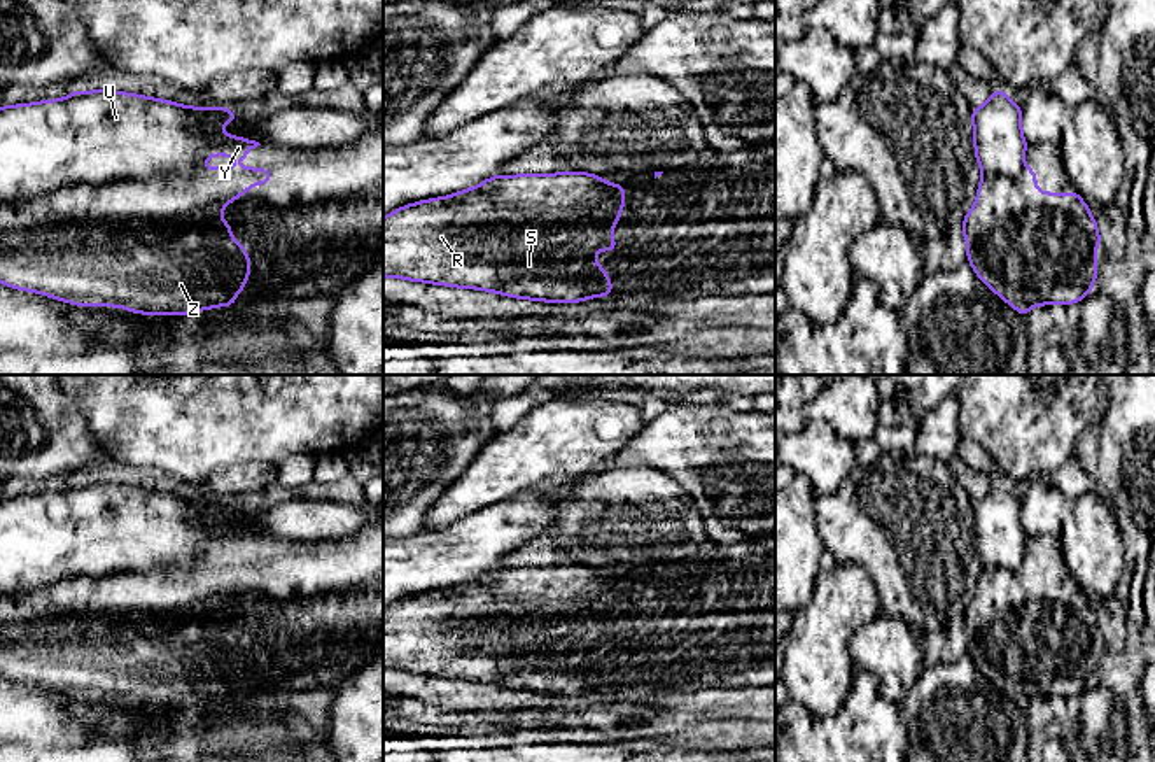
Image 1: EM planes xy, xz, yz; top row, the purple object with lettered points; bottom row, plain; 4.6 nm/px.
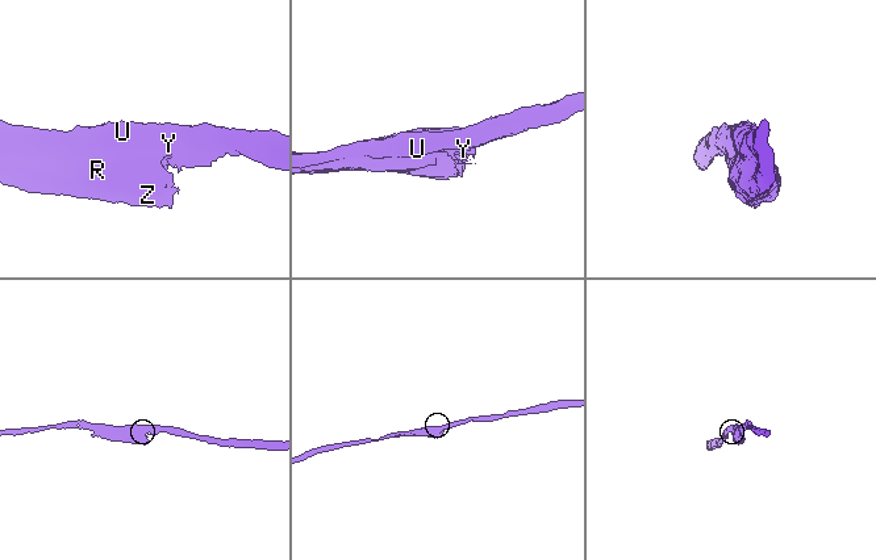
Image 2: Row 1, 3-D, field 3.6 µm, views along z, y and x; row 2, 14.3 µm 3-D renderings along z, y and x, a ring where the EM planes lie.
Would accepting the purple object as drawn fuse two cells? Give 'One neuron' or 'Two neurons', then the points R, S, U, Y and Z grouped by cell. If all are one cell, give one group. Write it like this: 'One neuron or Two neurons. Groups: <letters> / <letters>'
Two neurons. Groups: R S Z / U Y

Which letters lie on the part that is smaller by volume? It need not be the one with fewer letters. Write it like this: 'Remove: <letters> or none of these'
Remove: R, S, Z

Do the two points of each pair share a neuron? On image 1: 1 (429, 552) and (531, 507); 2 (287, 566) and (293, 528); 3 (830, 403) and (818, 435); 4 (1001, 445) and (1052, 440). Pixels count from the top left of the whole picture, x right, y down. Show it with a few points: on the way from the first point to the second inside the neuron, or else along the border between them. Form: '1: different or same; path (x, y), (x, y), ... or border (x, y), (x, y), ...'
1: same; path (454, 552), (461, 552), (506, 526)
2: different; border (261, 536), (331, 540)
3: different; border (807, 421), (825, 421), (853, 444)
4: same; path (1014, 440), (1040, 440)

